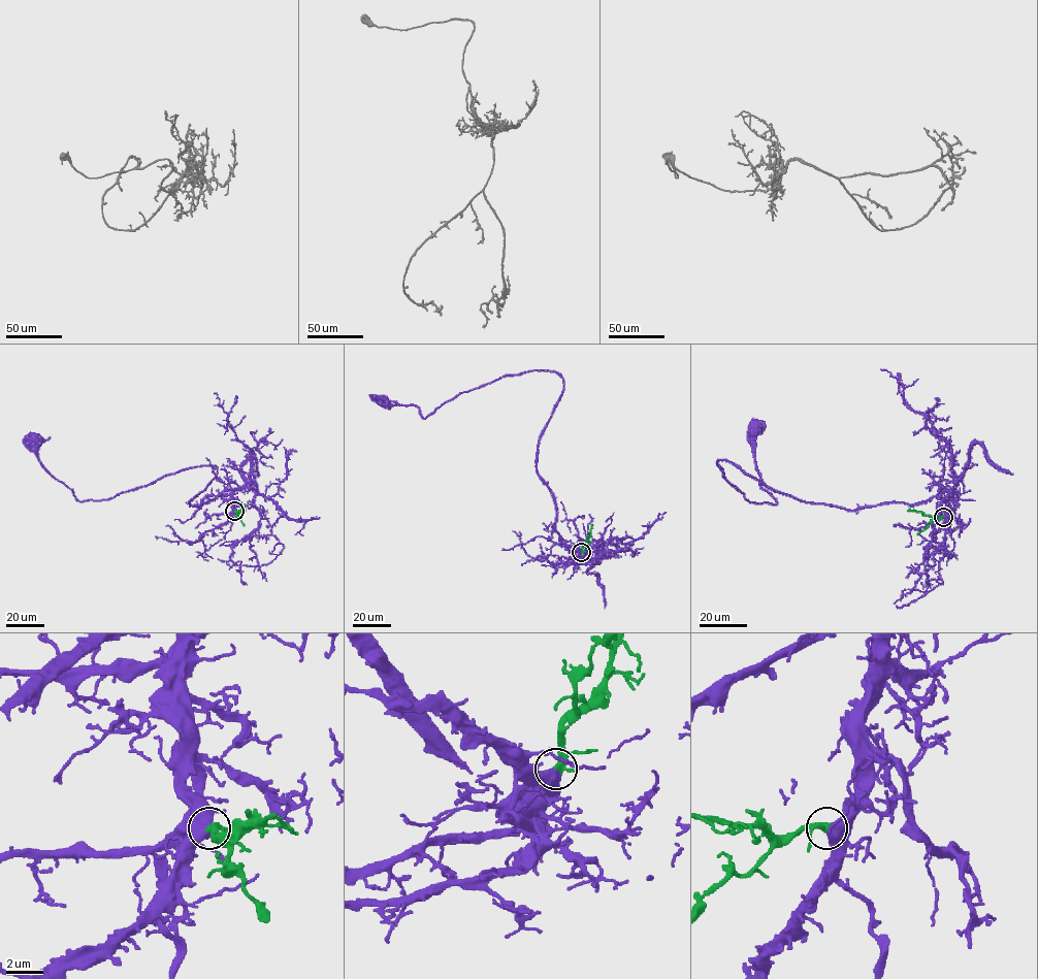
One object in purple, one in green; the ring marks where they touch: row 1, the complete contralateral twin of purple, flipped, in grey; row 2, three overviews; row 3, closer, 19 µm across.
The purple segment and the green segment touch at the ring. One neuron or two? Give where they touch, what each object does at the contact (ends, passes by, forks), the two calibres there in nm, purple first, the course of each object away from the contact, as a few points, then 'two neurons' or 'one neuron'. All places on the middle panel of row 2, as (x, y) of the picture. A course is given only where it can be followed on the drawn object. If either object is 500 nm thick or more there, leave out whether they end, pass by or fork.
at (581, 552); 600 nm thick on the purple side, 300 nm on the other; purple runs (582, 552), (556, 530), (537, 469), (558, 373), (507, 374), (422, 418), (382, 399); green runs (582, 552), (591, 524); one neuron

